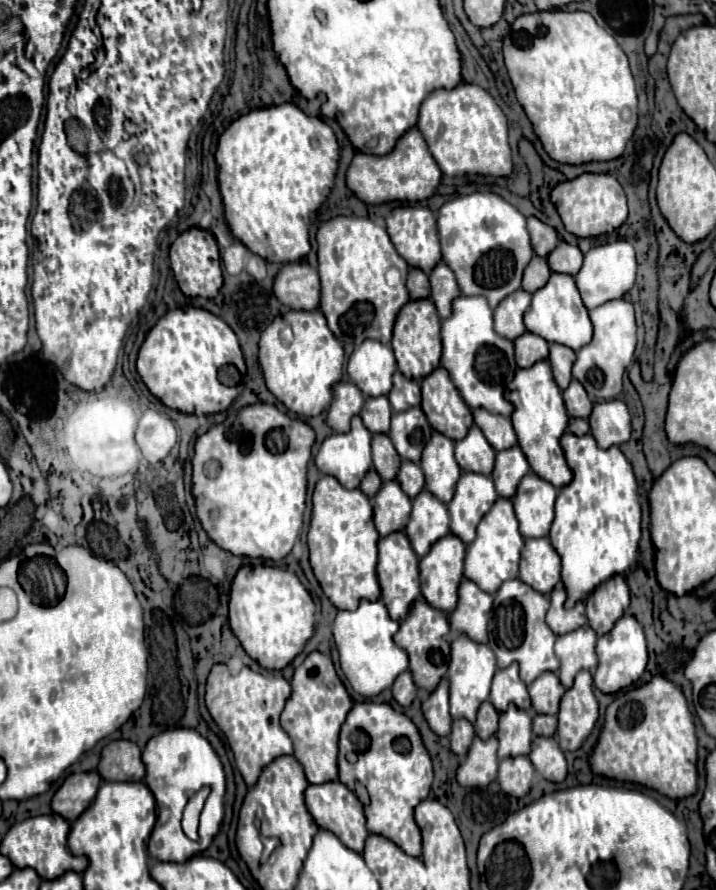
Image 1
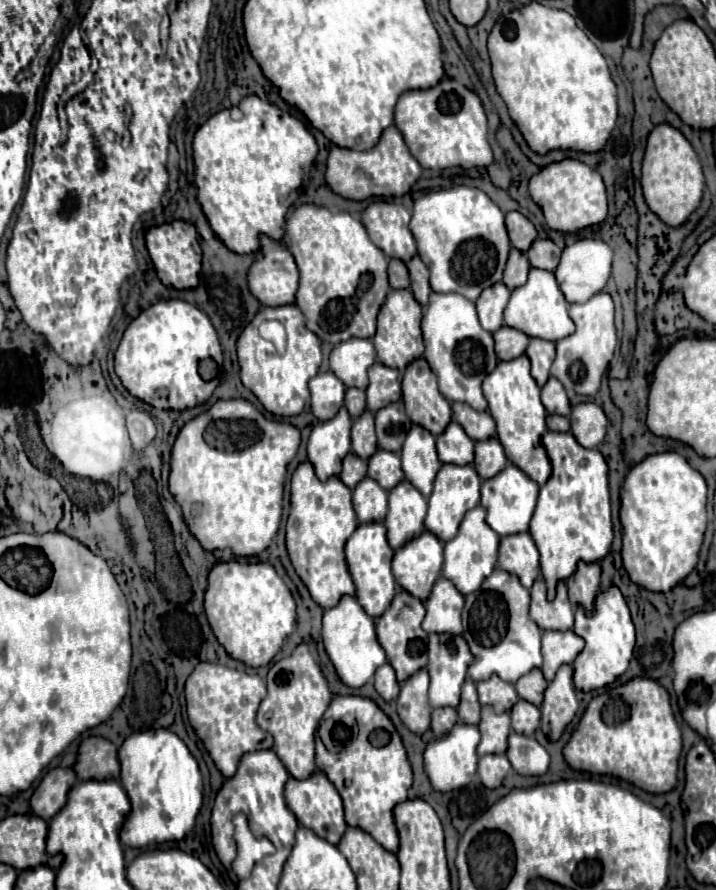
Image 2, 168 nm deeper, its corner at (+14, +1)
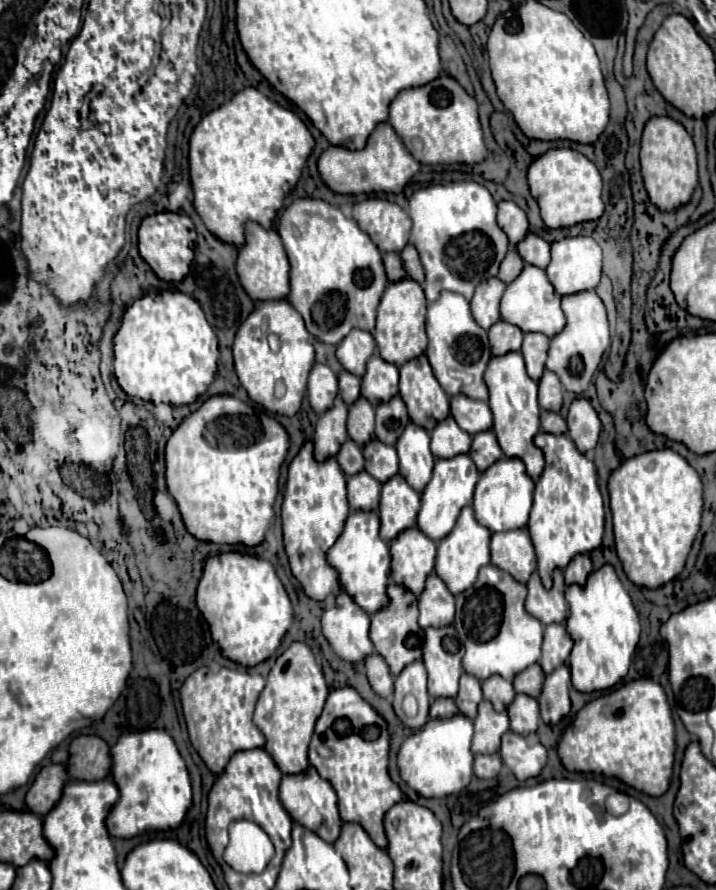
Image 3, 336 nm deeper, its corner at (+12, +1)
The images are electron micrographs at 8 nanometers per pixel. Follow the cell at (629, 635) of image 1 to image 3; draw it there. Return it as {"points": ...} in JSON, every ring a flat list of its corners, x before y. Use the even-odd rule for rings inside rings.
{"points":[[606,564,590,574,584,588,568,586,566,600,570,604,566,626,574,640,570,652,572,686,580,692,608,690,628,674,640,638,640,620,632,598,624,590,614,568]]}

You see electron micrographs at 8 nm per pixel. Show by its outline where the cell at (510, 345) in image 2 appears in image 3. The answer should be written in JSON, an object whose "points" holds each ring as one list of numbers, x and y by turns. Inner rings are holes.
{"points":[[498,320,490,330,488,330,490,346,492,346,492,356,502,356,508,352,516,352,522,346,524,332,504,320]]}

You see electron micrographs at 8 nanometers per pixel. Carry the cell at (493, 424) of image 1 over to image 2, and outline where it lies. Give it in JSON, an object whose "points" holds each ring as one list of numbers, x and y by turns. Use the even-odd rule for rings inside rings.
{"points":[[452,402,452,418,464,428,472,440,488,440,496,434,494,418,484,410,478,412,464,402]]}

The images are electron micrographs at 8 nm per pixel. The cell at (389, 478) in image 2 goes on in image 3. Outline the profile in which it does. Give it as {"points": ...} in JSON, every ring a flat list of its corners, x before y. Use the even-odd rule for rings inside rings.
{"points":[[372,440,364,446,366,472,374,476,380,484,388,482,394,474,398,474,398,454,394,446,386,446,378,440]]}

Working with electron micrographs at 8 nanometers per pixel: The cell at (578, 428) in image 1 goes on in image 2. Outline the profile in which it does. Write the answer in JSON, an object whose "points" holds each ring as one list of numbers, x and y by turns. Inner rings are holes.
{"points":[[558,414,546,416,546,426,548,426,548,430,556,430,556,432,568,432,570,430,568,418,566,416,558,416]]}

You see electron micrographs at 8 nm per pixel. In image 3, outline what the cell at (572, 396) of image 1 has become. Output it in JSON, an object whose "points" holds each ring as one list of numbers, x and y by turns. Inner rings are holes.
{"points":[[544,372,538,382,538,402,540,408,560,412,562,408,562,384,554,372]]}

